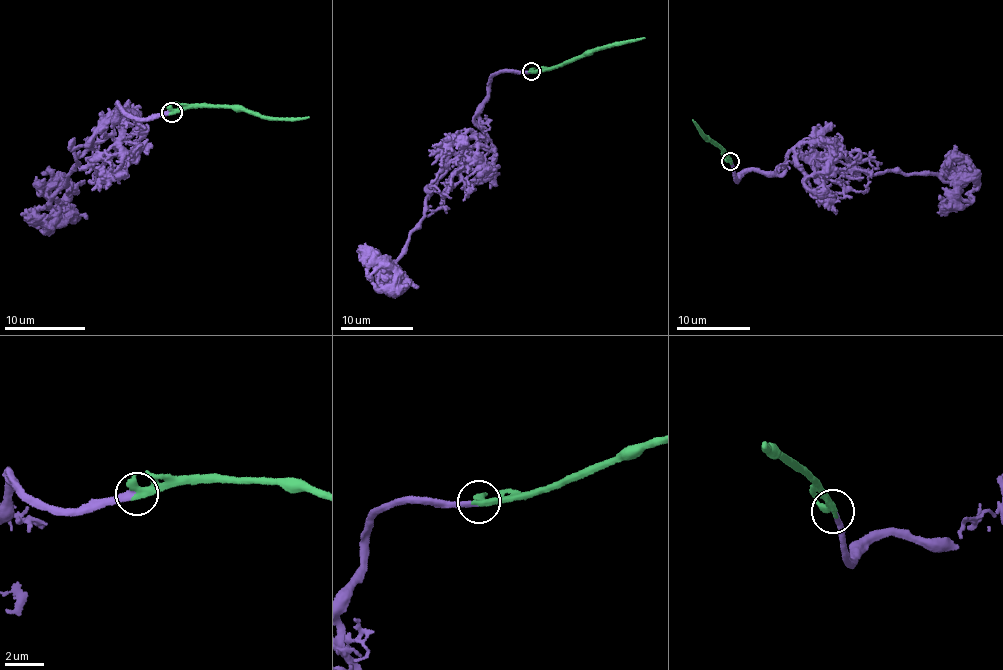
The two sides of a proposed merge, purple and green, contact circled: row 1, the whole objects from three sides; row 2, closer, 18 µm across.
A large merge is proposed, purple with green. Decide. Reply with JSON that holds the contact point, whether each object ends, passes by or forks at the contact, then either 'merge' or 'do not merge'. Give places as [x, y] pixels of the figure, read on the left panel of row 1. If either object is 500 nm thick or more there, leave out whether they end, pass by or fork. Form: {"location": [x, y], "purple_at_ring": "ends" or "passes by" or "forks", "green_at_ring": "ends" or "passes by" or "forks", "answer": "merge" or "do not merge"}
{"location": [171, 112], "answer": "merge"}

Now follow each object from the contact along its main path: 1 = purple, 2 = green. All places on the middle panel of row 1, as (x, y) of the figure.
1: (531, 71), (499, 72), (491, 80), (478, 115), (488, 138), (451, 156), (421, 221), (386, 270), (357, 249)
2: (531, 71), (564, 65), (615, 44), (645, 37)

